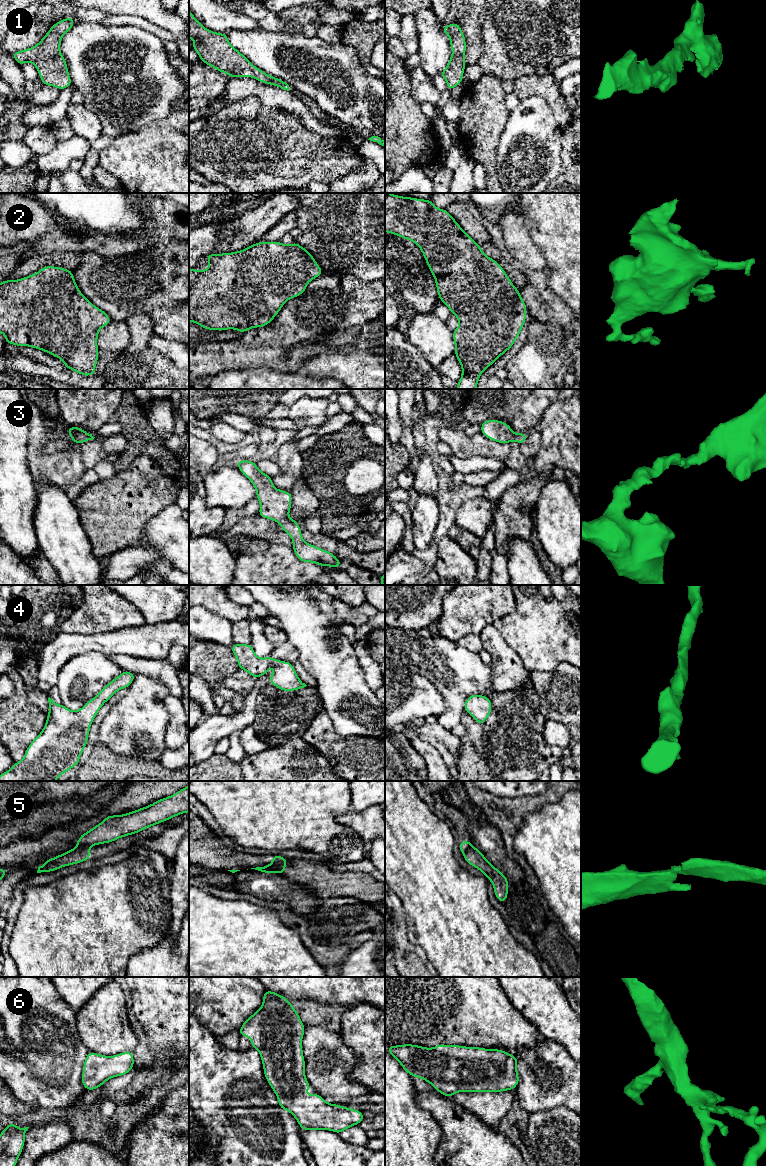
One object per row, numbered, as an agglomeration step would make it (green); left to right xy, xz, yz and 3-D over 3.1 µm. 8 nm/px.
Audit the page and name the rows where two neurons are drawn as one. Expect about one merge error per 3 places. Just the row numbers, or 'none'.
5

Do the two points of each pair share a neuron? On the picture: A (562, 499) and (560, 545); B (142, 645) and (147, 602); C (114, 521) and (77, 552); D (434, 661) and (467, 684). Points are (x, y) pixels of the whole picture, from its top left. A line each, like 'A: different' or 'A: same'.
A: same
B: different
C: different
D: same

